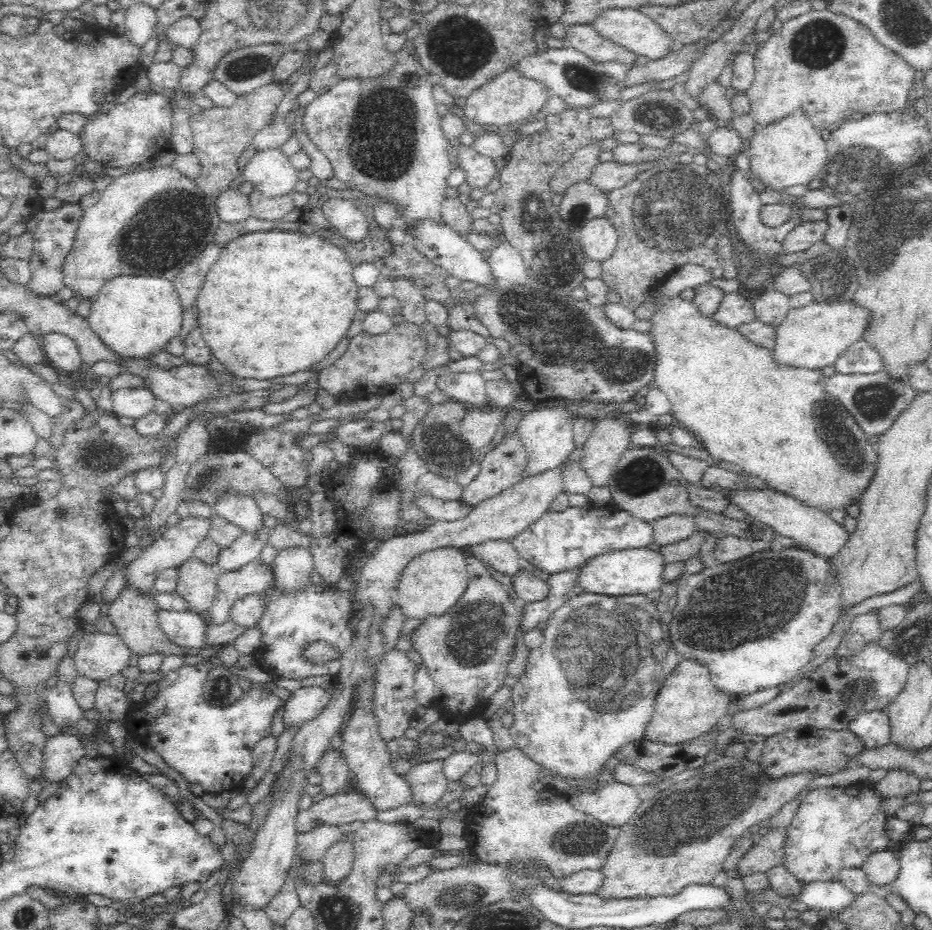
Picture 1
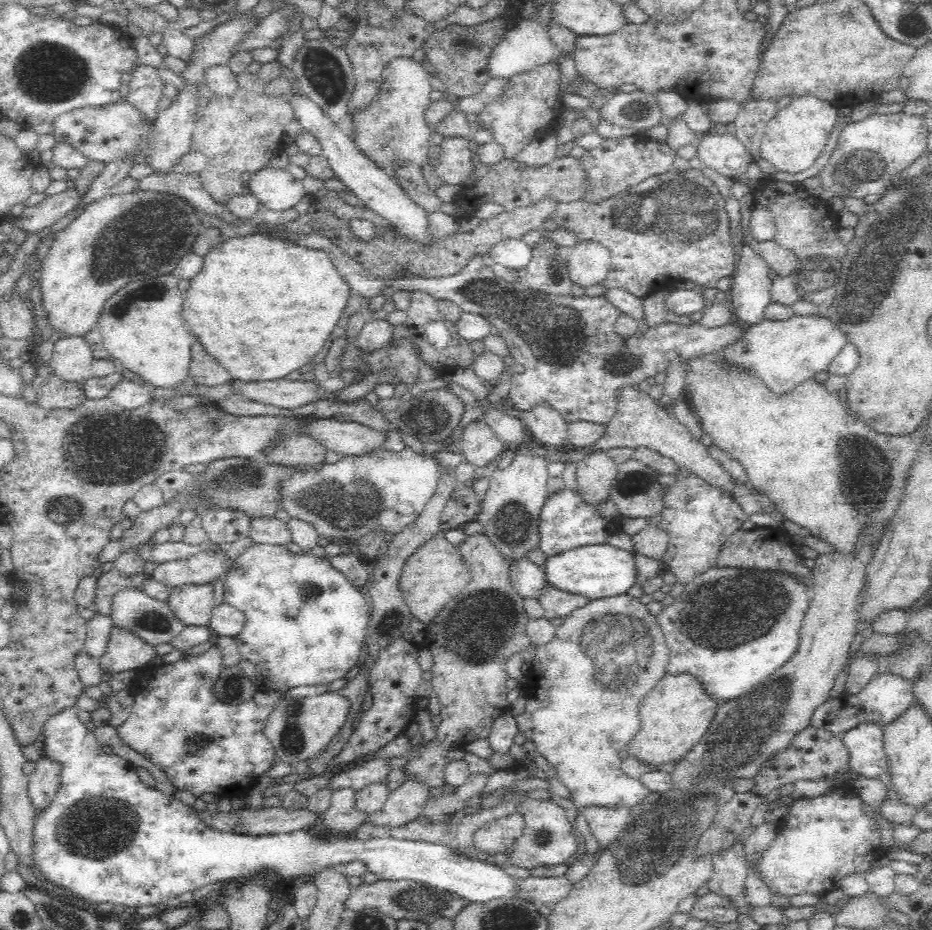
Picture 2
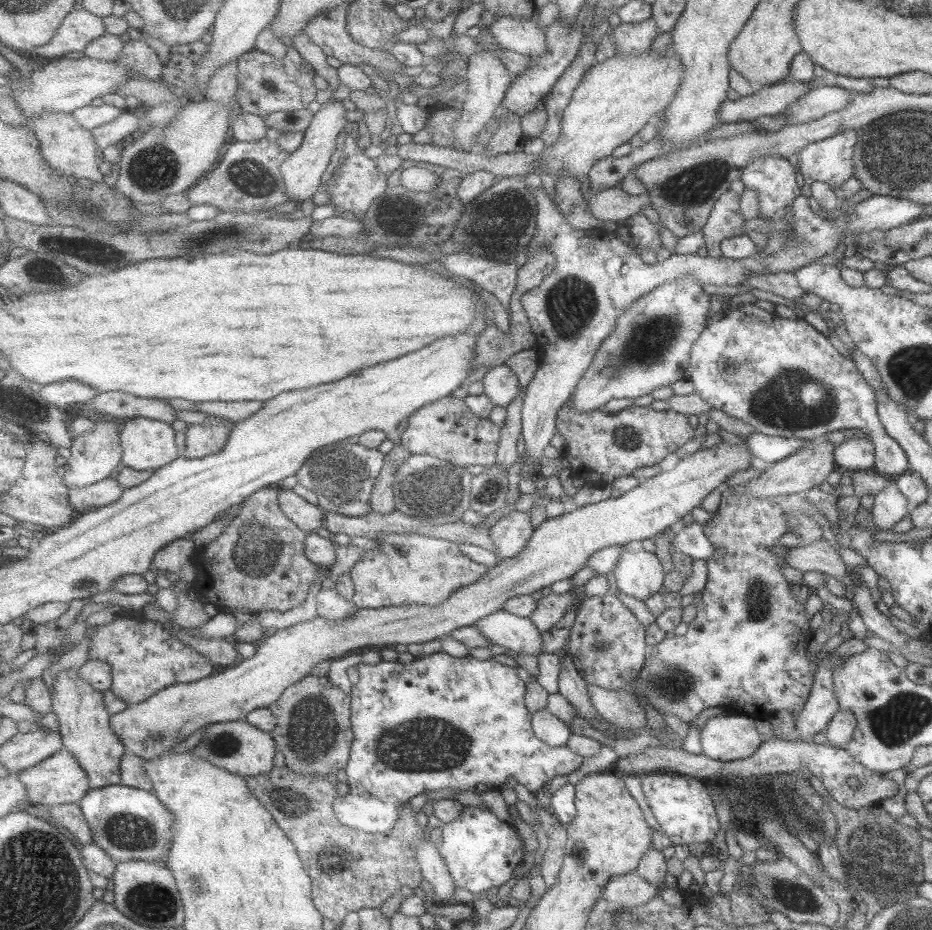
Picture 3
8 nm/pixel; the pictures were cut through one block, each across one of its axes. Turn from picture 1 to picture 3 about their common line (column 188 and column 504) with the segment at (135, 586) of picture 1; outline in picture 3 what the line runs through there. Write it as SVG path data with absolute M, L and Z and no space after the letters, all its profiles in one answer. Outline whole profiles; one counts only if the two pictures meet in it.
M511 511L501 517L491 528L500 560L517 556L530 542L535 529L531 522L531 514Z

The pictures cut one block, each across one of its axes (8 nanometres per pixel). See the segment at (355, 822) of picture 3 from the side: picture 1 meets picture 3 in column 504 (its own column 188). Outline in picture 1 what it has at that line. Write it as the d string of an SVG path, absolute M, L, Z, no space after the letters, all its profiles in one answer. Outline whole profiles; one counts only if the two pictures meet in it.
M230 648L214 652L200 664L184 663L153 683L155 695L134 700L124 720L127 732L158 752L187 784L200 784L204 793L241 790L244 778L254 770L252 747L272 734L272 722L285 701L270 690L255 686L233 704L212 706L203 697L203 682L216 662L237 659Z

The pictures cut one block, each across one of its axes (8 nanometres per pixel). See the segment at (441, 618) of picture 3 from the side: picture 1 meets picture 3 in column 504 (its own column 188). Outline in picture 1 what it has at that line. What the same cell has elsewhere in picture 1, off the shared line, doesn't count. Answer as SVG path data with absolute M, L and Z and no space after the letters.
M194 557L179 566L177 571L176 591L186 601L190 611L206 617L216 596L219 571Z

